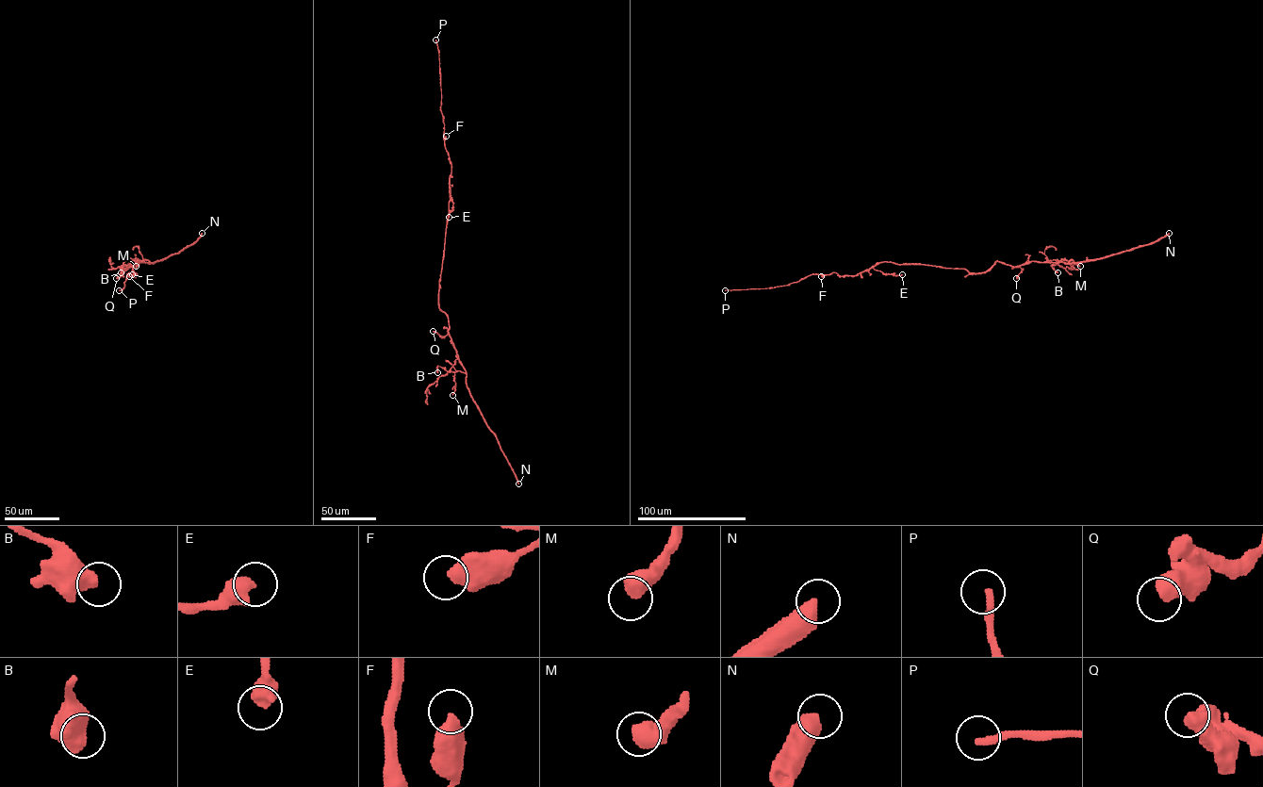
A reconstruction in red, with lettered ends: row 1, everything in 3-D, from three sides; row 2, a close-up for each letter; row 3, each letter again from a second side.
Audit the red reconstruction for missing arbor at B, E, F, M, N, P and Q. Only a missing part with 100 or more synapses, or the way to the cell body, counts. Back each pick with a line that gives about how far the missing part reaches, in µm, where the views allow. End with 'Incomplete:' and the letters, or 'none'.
P: Missing length about 300 µm
Incomplete: P

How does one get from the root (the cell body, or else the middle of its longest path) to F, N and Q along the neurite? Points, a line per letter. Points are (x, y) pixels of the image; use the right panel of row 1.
F: (961, 269), (885, 261), (855, 275), (841, 276), (832, 272), (821, 276)
N: (961, 269), (971, 273), (983, 273), (996, 261), (1014, 267), (1031, 261), (1079, 263), (1148, 244), (1169, 233)
Q: (961, 269), (971, 273), (983, 273), (998, 261), (1019, 266), (1022, 270), (1016, 278)

